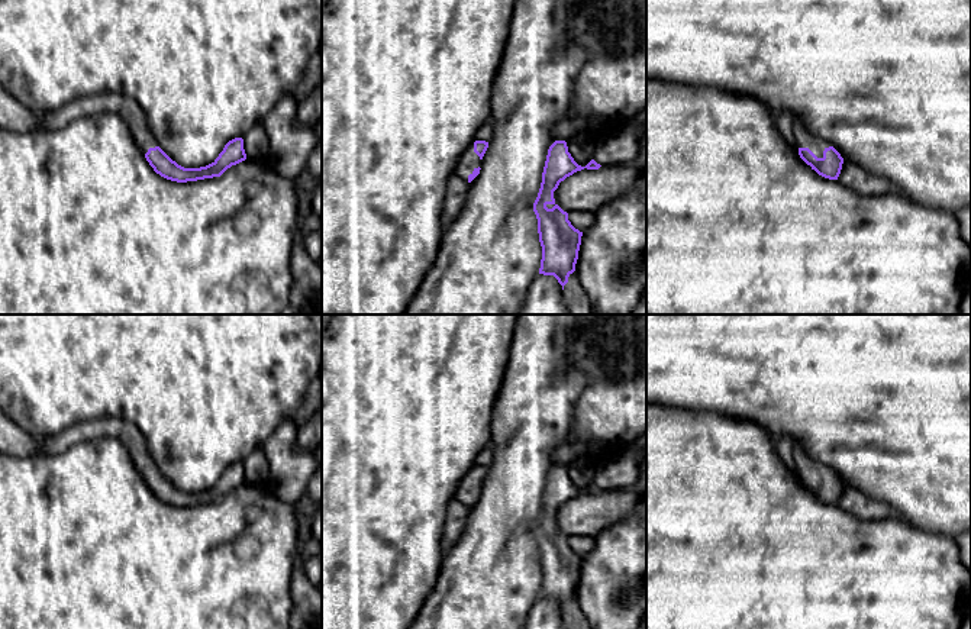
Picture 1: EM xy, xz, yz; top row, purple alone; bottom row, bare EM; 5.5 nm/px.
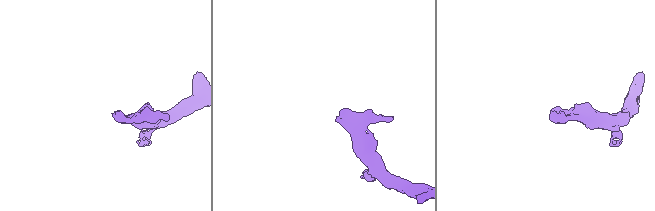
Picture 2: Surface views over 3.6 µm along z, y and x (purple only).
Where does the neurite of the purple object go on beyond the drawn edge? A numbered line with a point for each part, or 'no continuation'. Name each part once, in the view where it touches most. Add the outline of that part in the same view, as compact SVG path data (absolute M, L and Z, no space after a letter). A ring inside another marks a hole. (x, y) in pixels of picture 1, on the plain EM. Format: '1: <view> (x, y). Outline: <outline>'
1: yz (803, 463). Outline: M793 442L793 458L797 472L809 472L817 483L823 483L823 475L832 471L829 467L812 459L800 442Z

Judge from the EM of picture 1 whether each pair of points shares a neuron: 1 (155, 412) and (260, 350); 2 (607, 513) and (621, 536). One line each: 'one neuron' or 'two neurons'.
1: one neuron
2: two neurons

